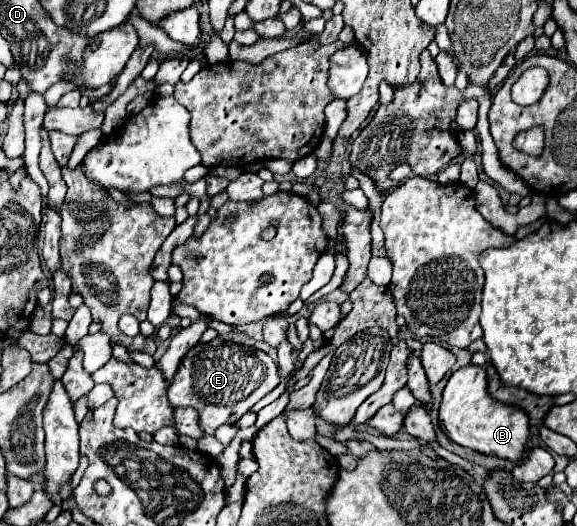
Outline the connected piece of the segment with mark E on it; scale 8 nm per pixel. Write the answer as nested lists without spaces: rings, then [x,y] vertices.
[[[214,338],[208,344],[196,344],[184,356],[174,382],[168,388],[168,400],[172,406],[194,408],[198,412],[198,422],[204,434],[214,434],[218,426],[238,422],[260,398],[272,392],[278,384],[278,366],[266,352]]]

